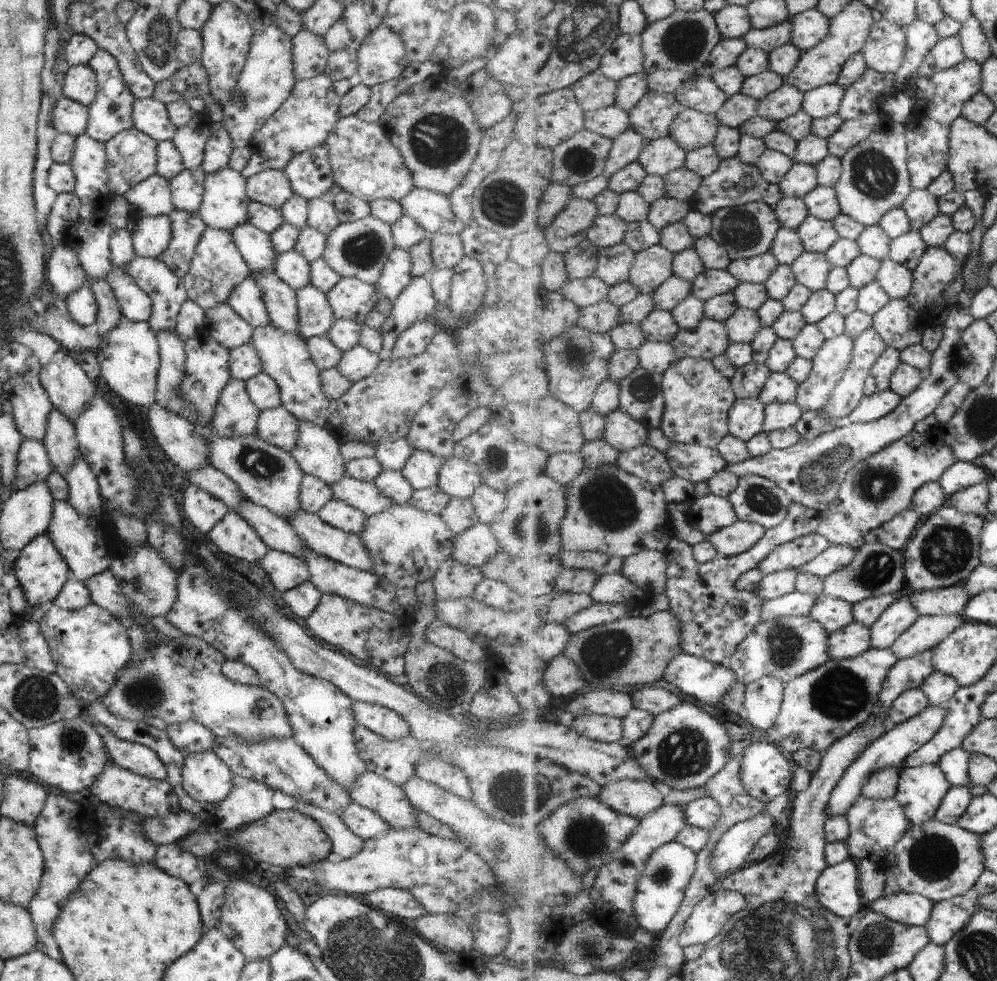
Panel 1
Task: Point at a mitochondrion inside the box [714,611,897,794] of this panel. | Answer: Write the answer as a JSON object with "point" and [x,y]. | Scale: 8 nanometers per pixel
{"point":[839,694]}

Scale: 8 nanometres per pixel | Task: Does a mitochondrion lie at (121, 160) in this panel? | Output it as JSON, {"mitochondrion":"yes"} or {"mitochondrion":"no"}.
{"mitochondrion":"yes"}

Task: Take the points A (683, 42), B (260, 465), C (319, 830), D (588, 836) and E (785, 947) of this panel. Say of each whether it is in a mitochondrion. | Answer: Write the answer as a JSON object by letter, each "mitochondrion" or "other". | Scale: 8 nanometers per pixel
{"A":"mitochondrion","B":"mitochondrion","C":"other","D":"mitochondrion","E":"mitochondrion"}

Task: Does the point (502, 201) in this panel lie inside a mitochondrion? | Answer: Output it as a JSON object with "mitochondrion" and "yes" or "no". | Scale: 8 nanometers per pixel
{"mitochondrion":"yes"}

